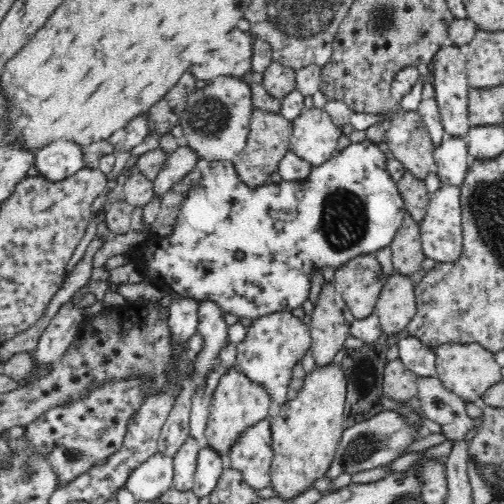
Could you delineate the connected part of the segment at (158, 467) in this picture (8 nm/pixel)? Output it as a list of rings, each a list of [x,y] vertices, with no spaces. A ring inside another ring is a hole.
[[[160,452],[152,454],[144,461],[126,480],[125,488],[130,490],[136,501],[148,502],[160,498],[173,484],[173,457],[166,456]]]

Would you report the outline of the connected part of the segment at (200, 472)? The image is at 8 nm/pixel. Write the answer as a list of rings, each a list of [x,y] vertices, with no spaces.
[[[209,445],[198,450],[197,469],[194,476],[193,491],[200,499],[208,496],[217,486],[217,482],[225,468],[225,459]]]

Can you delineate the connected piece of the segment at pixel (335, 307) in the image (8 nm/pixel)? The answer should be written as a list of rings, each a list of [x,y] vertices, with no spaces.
[[[324,282],[308,326],[312,338],[310,350],[317,366],[332,363],[349,338],[350,324],[355,319],[333,283]]]

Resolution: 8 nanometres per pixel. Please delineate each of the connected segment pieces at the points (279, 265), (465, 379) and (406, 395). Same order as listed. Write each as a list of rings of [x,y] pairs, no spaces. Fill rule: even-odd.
[[[366,139],[363,142],[352,143],[350,146],[343,148],[324,164],[317,167],[313,166],[305,181],[280,181],[276,184],[266,184],[251,188],[240,180],[232,161],[209,161],[208,159],[199,158],[196,168],[200,171],[201,179],[198,181],[197,186],[194,186],[189,191],[186,199],[182,202],[172,234],[164,237],[156,236],[152,241],[146,240],[146,242],[142,242],[134,250],[134,261],[132,261],[132,250],[128,252],[130,262],[137,264],[138,270],[141,270],[140,273],[147,280],[160,281],[164,287],[169,288],[182,297],[198,299],[200,302],[203,300],[214,301],[224,313],[235,314],[245,322],[253,321],[258,317],[266,316],[273,312],[292,312],[294,308],[302,307],[302,303],[308,298],[308,294],[310,294],[310,278],[312,278],[312,274],[316,270],[321,270],[321,268],[336,270],[355,256],[378,252],[380,248],[384,248],[392,242],[396,232],[398,232],[403,223],[407,211],[398,191],[396,181],[393,179],[390,171],[388,171],[387,162],[388,156],[380,150],[378,145]]]
[[[447,343],[434,348],[437,377],[442,384],[466,403],[476,402],[488,388],[502,381],[501,366],[496,362],[495,354],[482,348],[478,343]]]
[[[400,358],[388,360],[384,366],[384,397],[396,402],[408,401],[418,394],[418,378],[408,370]]]

